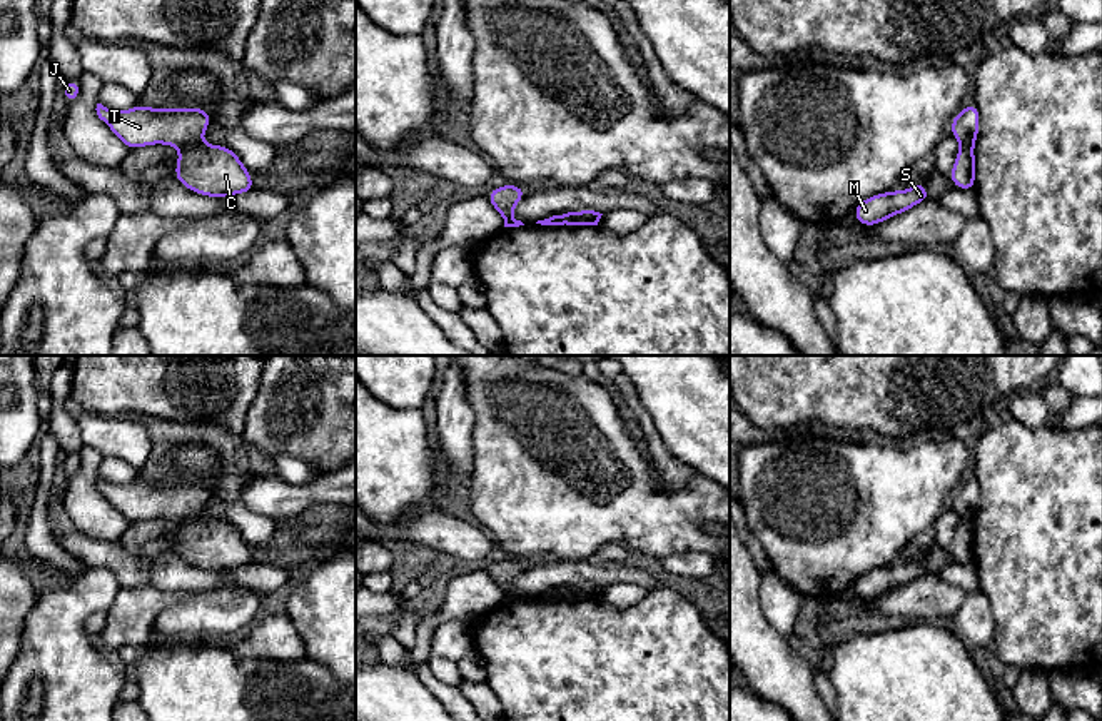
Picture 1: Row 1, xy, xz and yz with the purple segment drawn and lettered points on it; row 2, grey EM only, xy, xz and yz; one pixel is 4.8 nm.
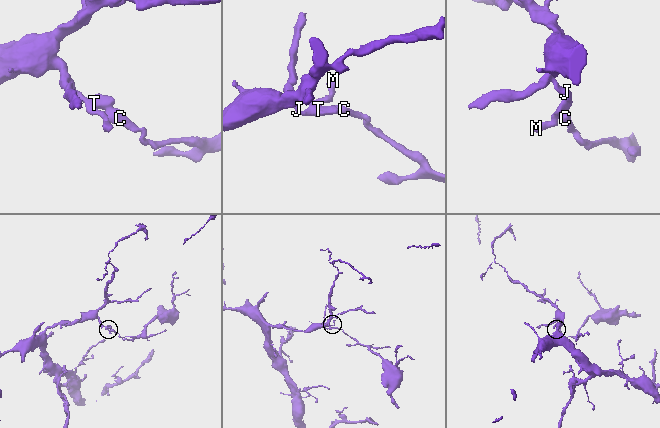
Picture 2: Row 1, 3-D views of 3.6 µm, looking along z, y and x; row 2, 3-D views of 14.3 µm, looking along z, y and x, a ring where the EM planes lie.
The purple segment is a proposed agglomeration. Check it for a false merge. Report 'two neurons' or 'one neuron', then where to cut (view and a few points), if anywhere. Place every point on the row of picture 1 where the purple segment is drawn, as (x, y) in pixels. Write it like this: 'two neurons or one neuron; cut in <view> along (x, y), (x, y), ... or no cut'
two neurons; cut in xy along (199, 141), (182, 149)

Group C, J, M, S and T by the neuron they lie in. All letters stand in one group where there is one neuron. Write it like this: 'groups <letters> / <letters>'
groups C / J M S T

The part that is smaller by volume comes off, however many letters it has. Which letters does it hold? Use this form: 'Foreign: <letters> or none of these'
Foreign: C

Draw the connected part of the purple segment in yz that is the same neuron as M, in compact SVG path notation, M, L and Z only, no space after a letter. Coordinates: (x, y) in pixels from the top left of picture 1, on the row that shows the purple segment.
M920 180L907 190L890 190L868 197L855 207L853 214L858 224L870 227L930 199L925 190L925 182Z

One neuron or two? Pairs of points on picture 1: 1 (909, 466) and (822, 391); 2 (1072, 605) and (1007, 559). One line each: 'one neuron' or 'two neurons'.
1: two neurons
2: one neuron

